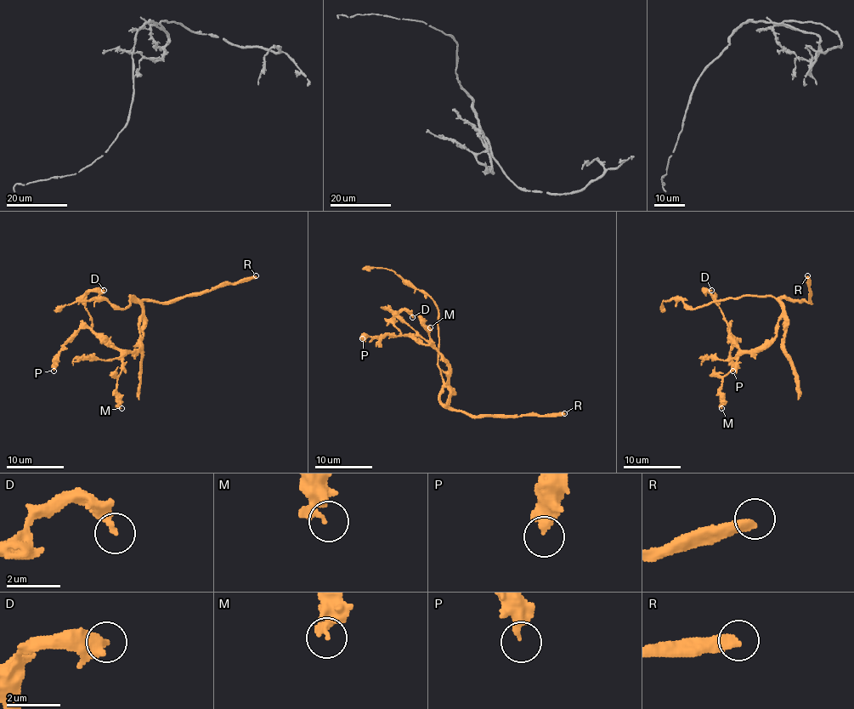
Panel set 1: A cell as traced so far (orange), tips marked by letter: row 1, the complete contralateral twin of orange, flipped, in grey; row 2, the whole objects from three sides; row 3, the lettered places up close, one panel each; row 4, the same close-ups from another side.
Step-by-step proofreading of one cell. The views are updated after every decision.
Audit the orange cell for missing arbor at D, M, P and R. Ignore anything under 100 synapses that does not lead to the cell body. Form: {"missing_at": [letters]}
{"missing_at": ["R"]}

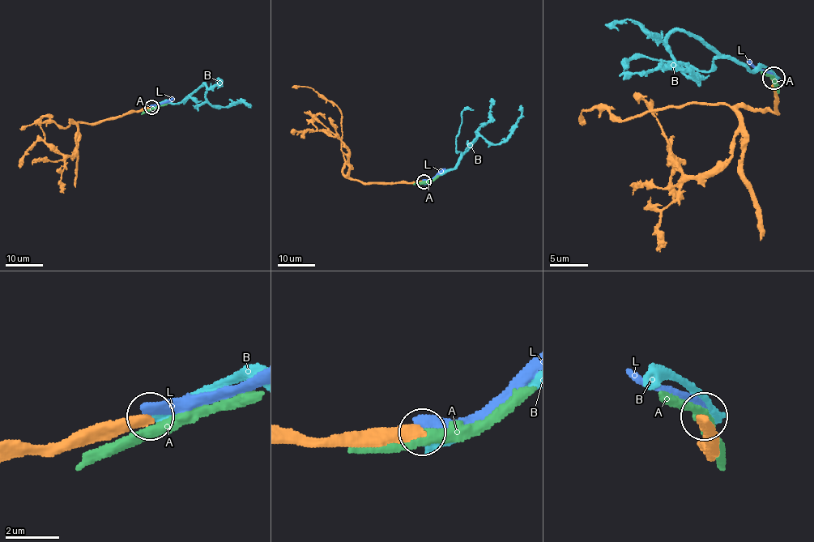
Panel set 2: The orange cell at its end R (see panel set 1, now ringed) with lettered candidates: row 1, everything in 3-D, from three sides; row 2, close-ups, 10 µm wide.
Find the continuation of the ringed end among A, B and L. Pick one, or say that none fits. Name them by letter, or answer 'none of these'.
none of these

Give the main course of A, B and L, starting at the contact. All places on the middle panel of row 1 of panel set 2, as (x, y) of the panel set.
A: (421, 182), (440, 176)
B: (423, 182), (452, 169), (478, 129), (487, 141), (500, 143), (513, 130), (521, 105)
L: (423, 181), (433, 179), (445, 168)

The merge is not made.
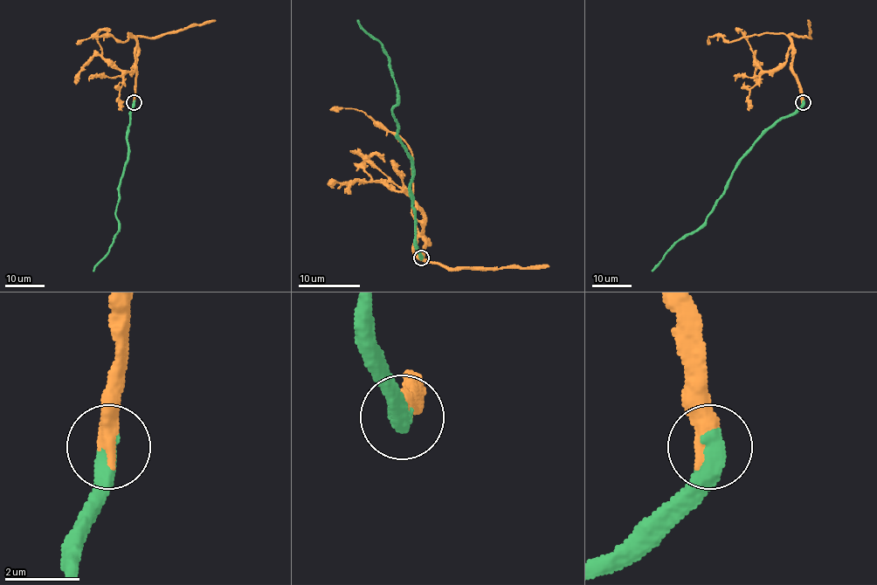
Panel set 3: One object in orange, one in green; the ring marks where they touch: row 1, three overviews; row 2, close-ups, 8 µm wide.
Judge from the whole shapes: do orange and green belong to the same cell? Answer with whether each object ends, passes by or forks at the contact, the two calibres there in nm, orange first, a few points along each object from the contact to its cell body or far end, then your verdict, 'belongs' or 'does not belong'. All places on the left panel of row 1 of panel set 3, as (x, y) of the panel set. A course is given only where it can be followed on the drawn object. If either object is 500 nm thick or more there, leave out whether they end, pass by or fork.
calibres 500 and 600 nm; course orange (134, 101), (137, 42), (131, 34), (128, 33), (127, 40), (122, 42), (110, 36), (95, 36), (76, 43); course green (134, 102), (127, 134), (128, 160), (122, 173), (115, 213), (118, 230), (109, 251), (93, 271); belongs

